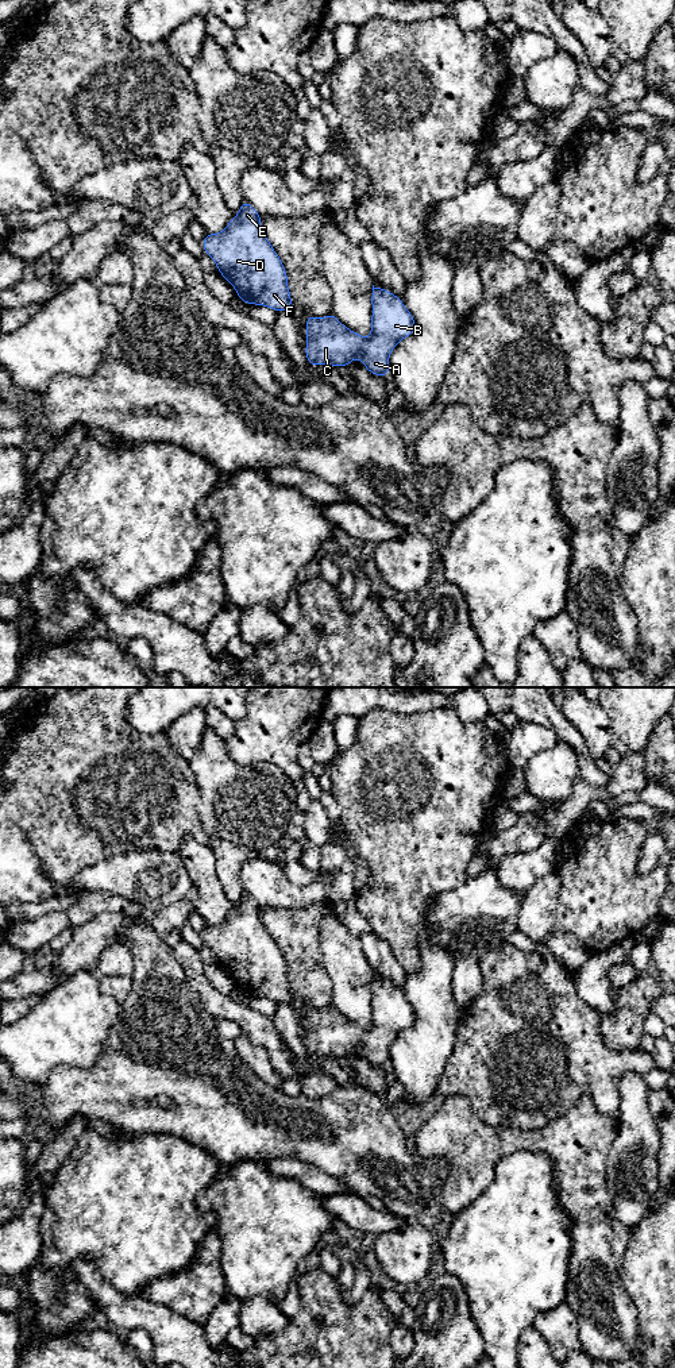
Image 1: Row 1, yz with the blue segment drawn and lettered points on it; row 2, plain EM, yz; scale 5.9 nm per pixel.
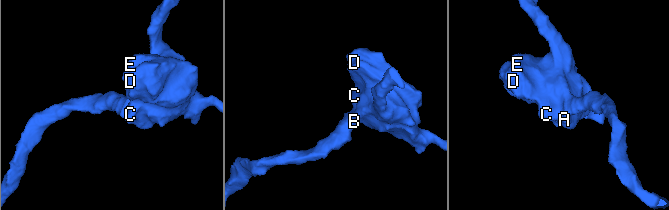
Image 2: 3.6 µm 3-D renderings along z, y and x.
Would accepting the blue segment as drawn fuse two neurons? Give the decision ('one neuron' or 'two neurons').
one neuron

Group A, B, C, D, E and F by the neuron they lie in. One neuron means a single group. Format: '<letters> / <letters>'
A B C D E F

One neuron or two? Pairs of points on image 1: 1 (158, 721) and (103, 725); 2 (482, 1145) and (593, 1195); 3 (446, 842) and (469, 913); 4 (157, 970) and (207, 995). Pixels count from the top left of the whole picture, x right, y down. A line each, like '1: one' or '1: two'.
1: two
2: one
3: two
4: two

